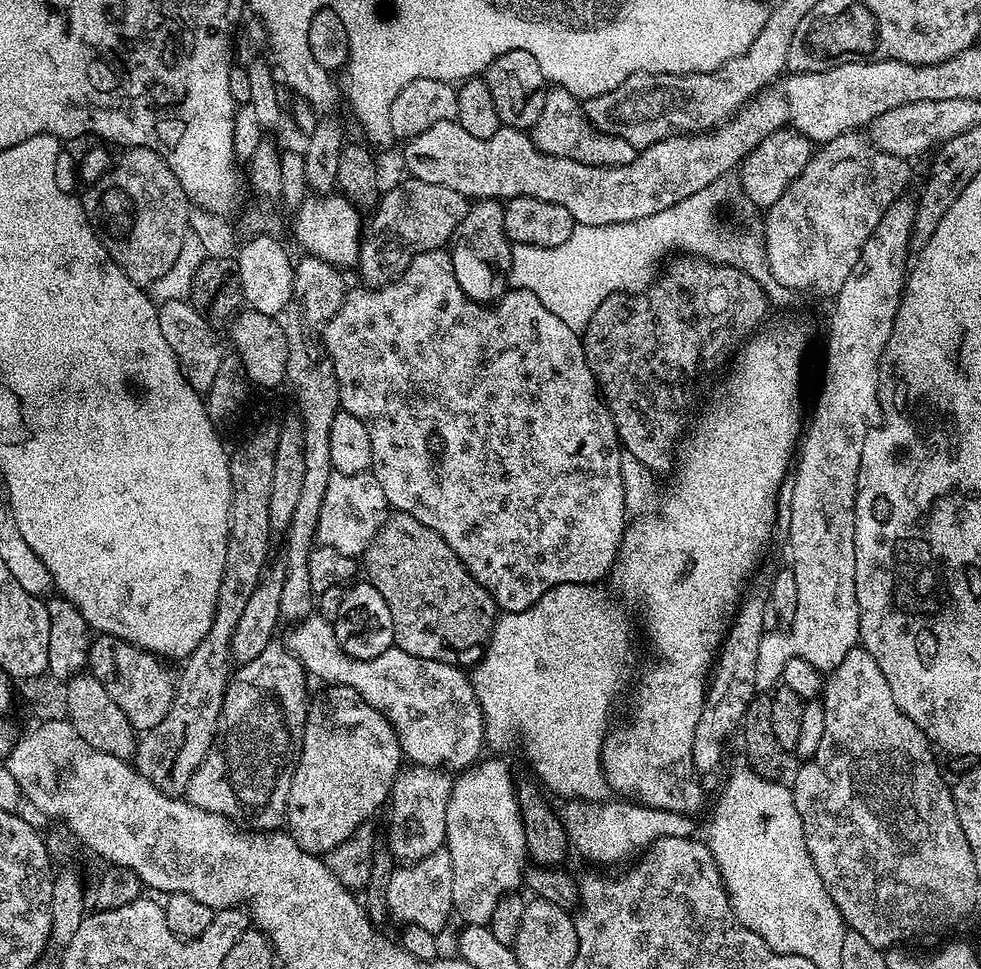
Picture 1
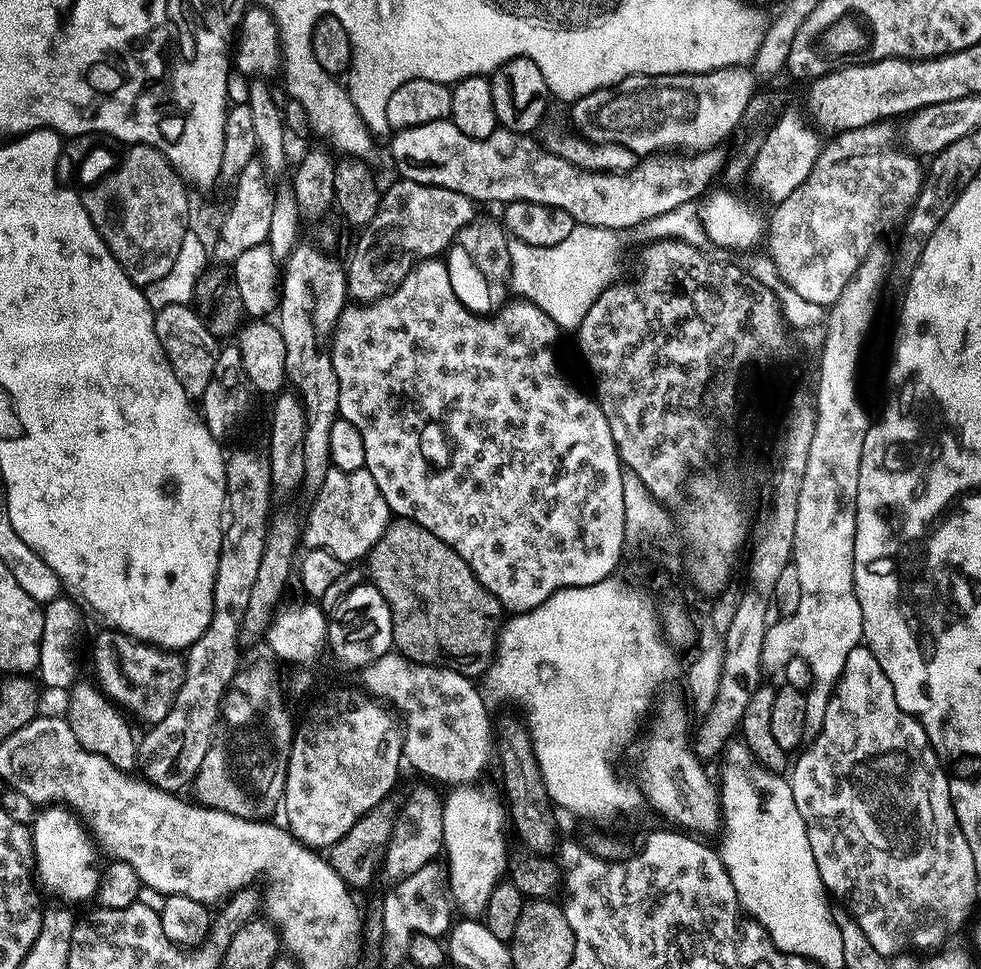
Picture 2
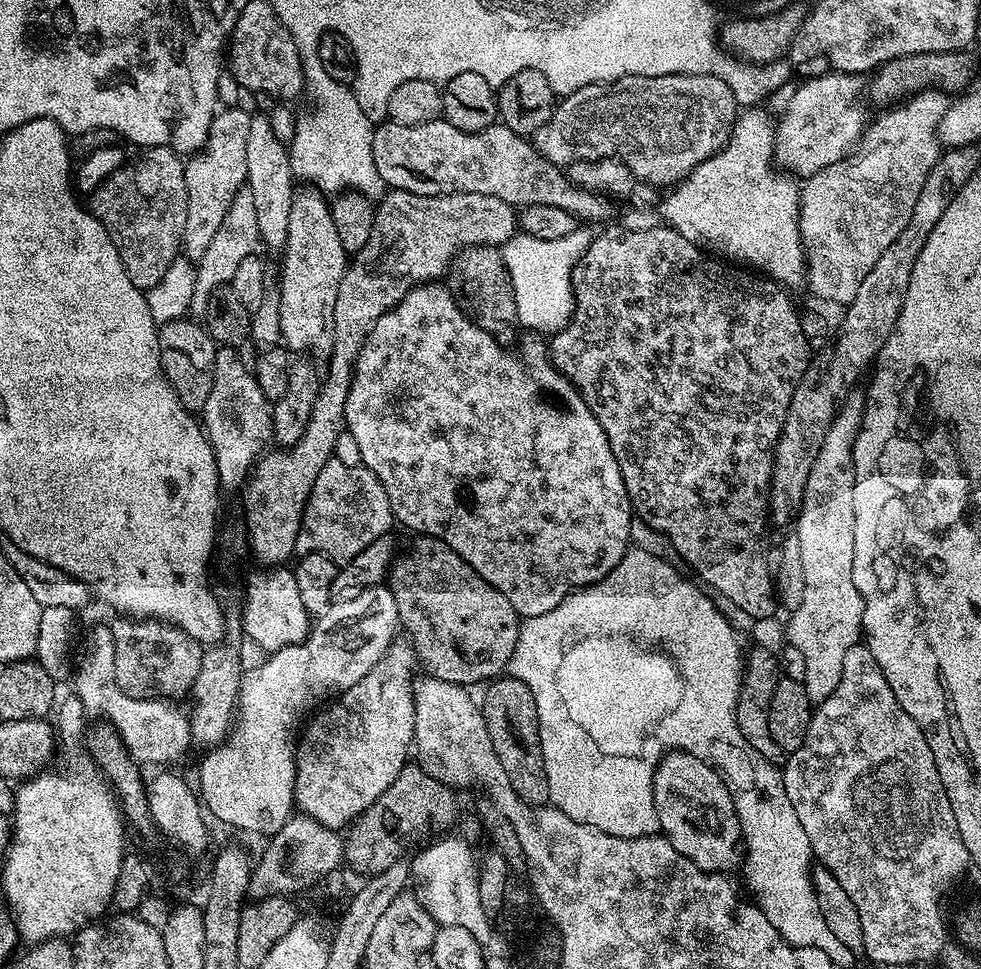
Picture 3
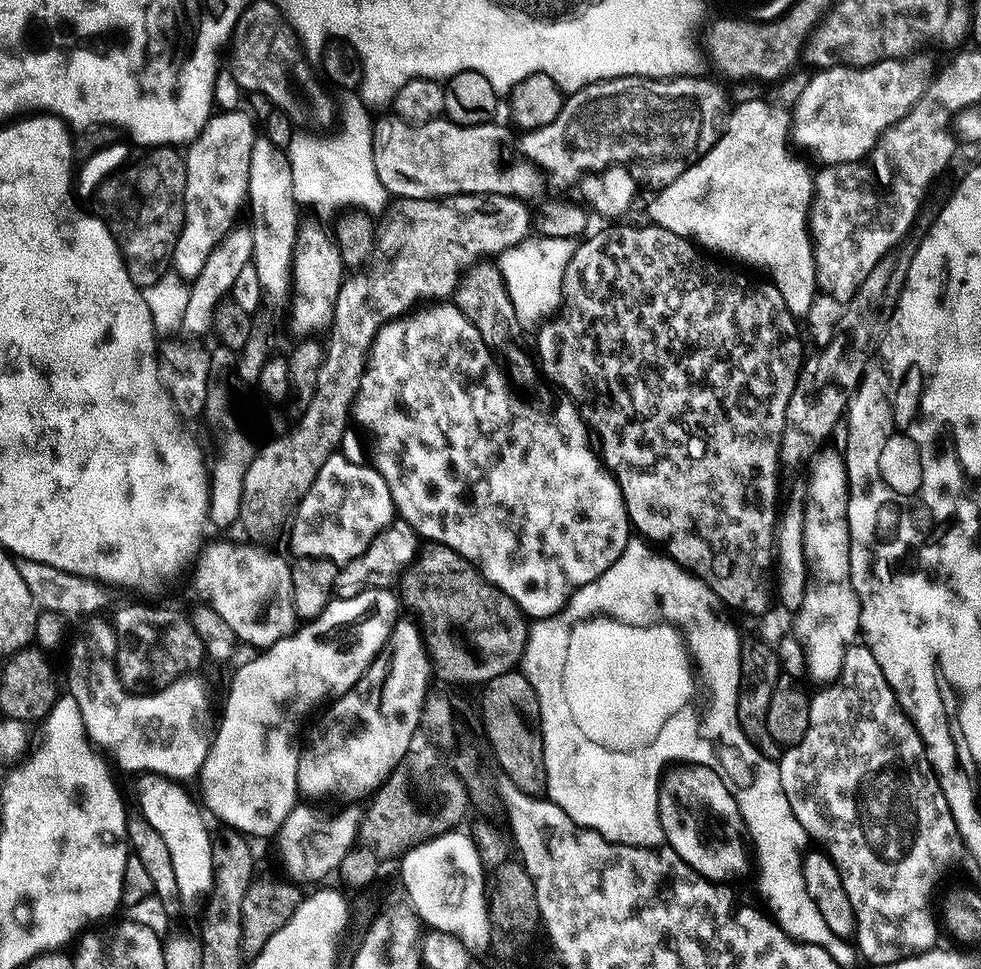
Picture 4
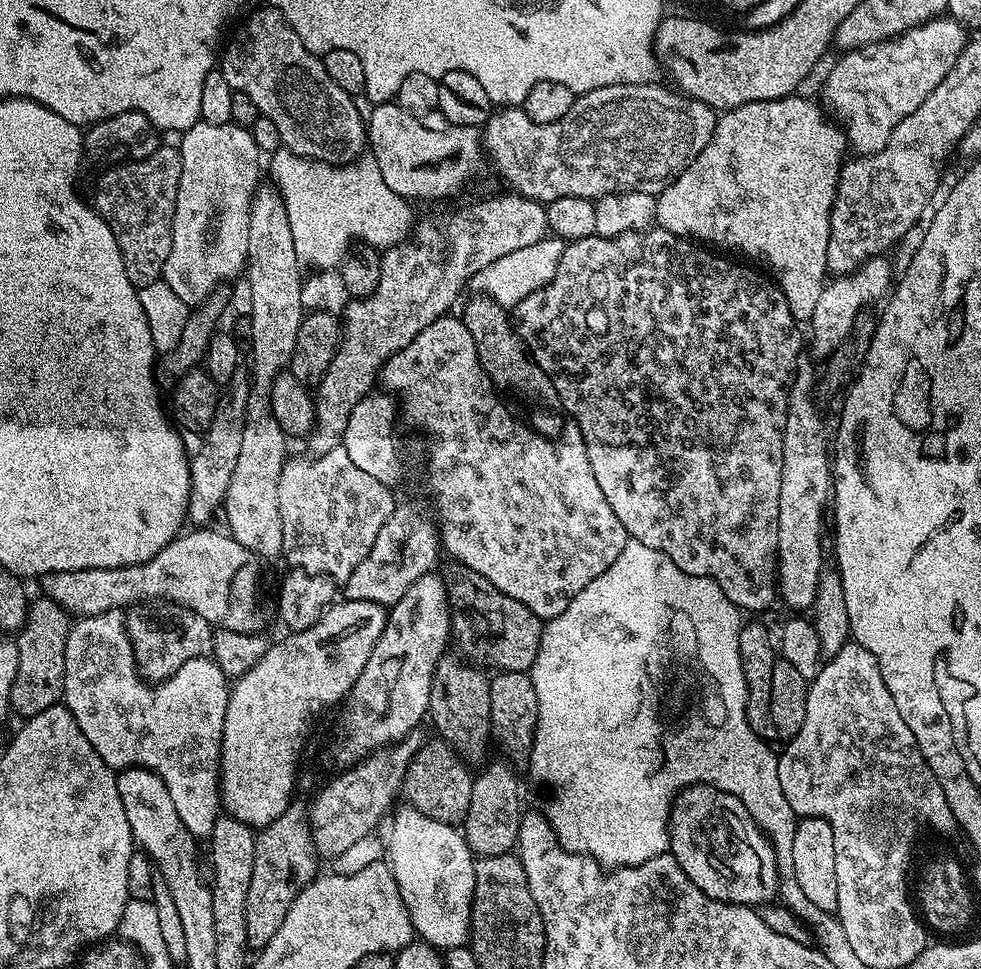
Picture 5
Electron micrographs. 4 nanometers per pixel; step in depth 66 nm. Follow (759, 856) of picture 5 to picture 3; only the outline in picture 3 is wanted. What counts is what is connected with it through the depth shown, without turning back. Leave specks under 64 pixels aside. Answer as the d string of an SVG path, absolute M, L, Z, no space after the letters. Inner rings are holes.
M672 750L656 767L652 782L656 816L659 820L659 827L668 841L704 872L731 873L731 868L735 864L737 867L742 860L742 836L739 831L734 830L738 824L735 802L724 777L711 764L698 759L691 752Z

